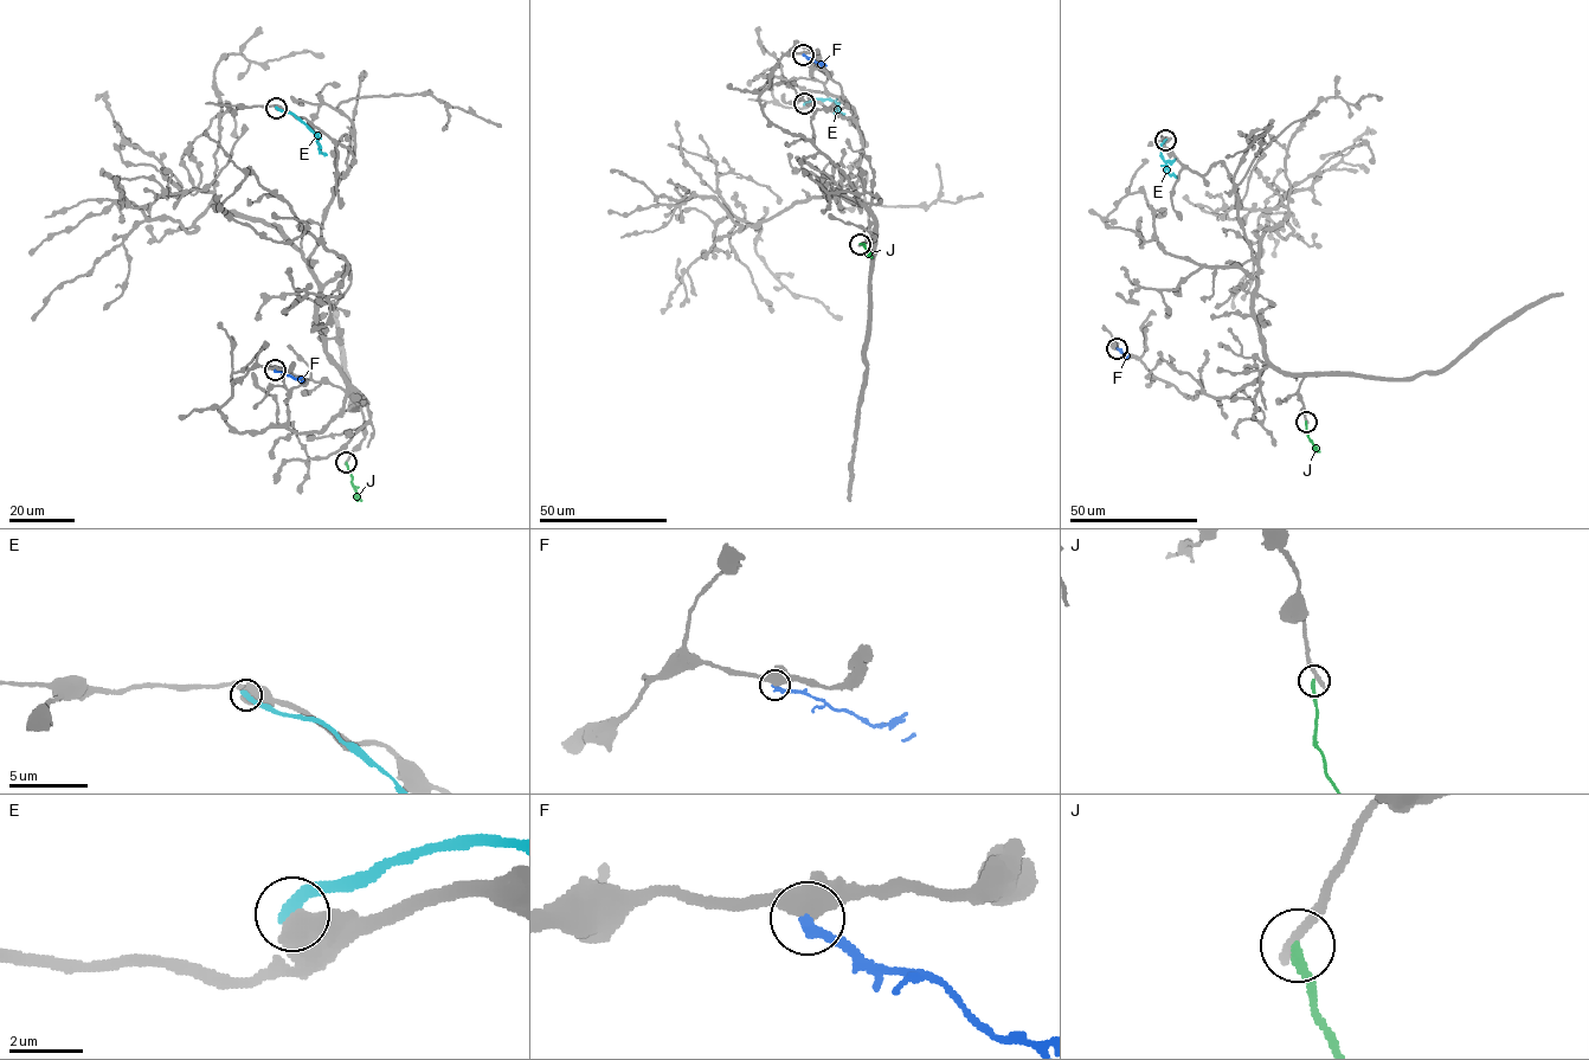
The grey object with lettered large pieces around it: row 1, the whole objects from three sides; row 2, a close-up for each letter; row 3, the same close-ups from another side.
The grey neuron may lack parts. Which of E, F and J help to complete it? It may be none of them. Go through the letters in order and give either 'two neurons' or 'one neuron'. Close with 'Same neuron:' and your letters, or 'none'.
E: two neurons
F: two neurons
J: two neurons
Same neuron: none

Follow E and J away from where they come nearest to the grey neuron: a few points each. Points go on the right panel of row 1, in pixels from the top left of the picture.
E: (1166, 140), (1160, 145), (1160, 156), (1169, 173), (1176, 178)
J: (1306, 422), (1307, 437), (1319, 451)

